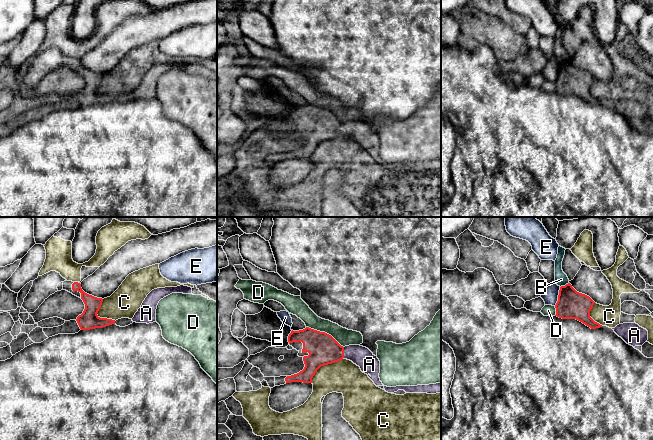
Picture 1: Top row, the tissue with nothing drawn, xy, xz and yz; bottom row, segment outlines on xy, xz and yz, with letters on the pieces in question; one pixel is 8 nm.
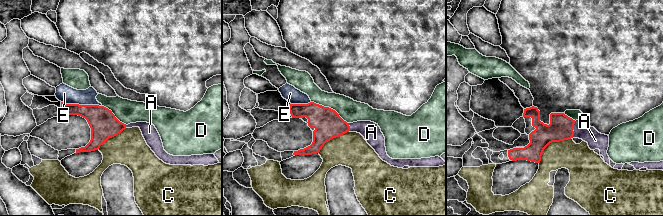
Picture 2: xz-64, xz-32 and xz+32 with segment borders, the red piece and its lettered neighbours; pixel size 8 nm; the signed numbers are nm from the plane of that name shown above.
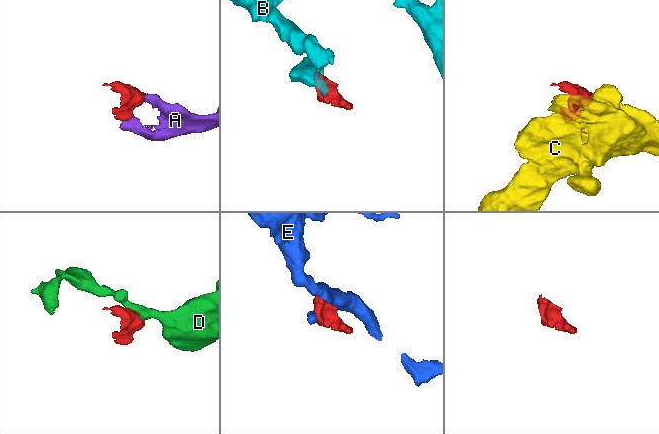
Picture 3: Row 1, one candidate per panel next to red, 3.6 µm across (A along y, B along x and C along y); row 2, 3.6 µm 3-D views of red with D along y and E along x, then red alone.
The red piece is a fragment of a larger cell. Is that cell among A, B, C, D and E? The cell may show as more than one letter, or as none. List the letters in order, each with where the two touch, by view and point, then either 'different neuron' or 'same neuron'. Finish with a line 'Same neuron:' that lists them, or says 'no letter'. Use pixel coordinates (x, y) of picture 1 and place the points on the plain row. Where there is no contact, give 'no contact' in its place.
A: meets red in xz at (343, 128); same neuron
B: meets red in yz at (565, 61); different neuron
C: meets red in xz at (324, 140); different neuron
D: meets red in xz at (324, 108); different neuron
E: meets red in yz at (558, 72); different neuron
Same neuron: A

